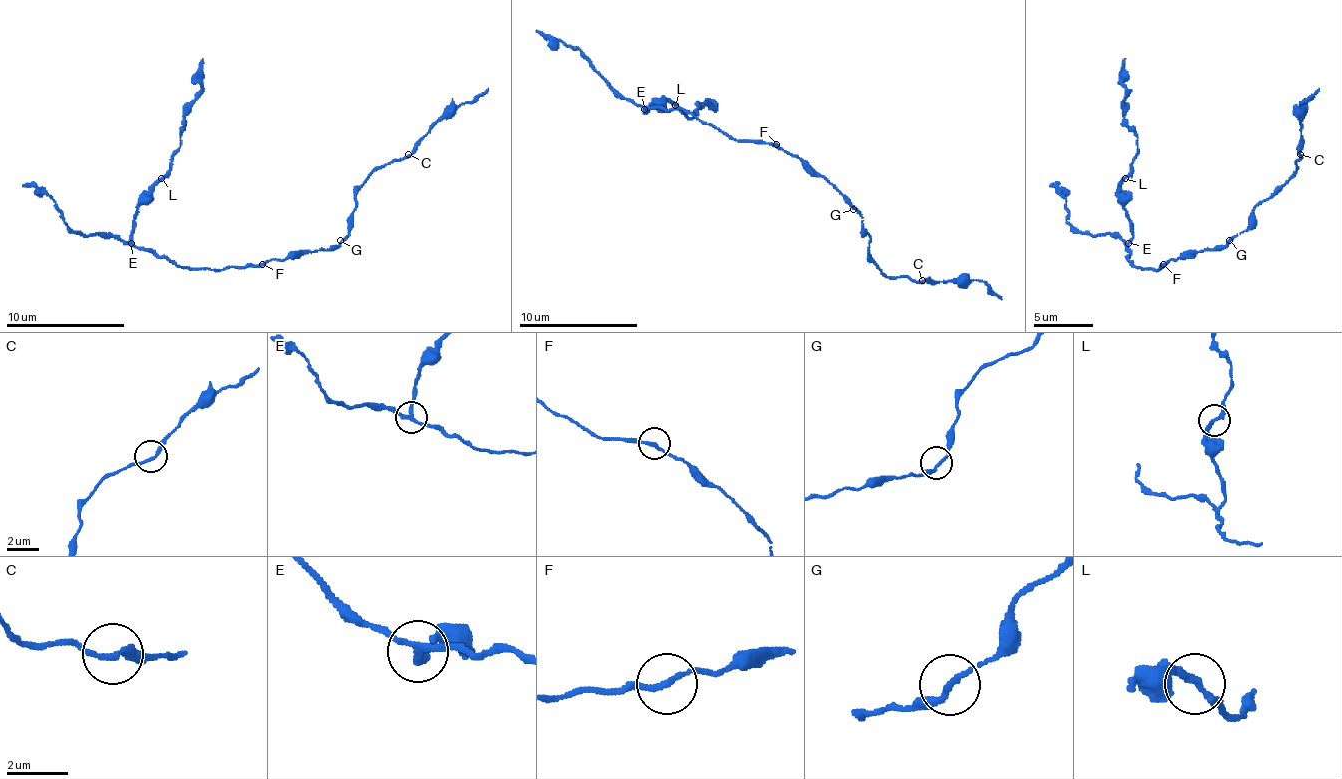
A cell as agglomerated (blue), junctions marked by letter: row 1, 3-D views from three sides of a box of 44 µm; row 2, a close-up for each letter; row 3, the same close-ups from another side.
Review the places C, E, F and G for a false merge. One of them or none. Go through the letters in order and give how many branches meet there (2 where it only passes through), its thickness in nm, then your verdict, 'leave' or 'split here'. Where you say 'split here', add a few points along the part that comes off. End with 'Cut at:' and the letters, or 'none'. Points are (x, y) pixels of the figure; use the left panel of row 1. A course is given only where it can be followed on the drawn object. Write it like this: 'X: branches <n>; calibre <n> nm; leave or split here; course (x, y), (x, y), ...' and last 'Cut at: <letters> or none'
C: branches 2; calibre 200 nm; leave
E: branches 3; calibre 170 nm; split here; course (132, 243), (132, 220), (138, 205), (170, 166), (179, 145), (188, 104), (200, 89), (203, 59)
F: branches 2; calibre 190 nm; leave
G: branches 2; calibre 200 nm; leave
Cut at: E

